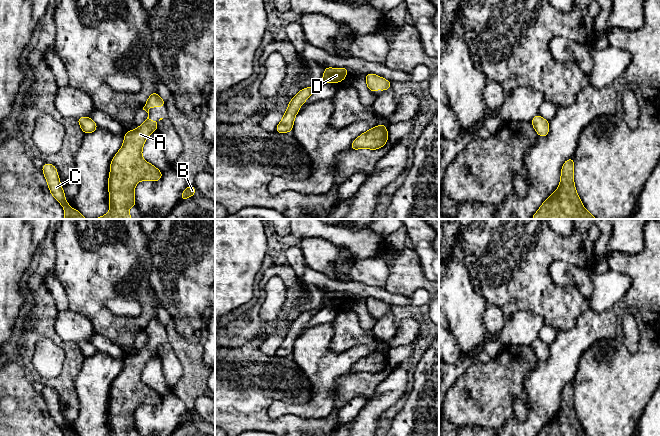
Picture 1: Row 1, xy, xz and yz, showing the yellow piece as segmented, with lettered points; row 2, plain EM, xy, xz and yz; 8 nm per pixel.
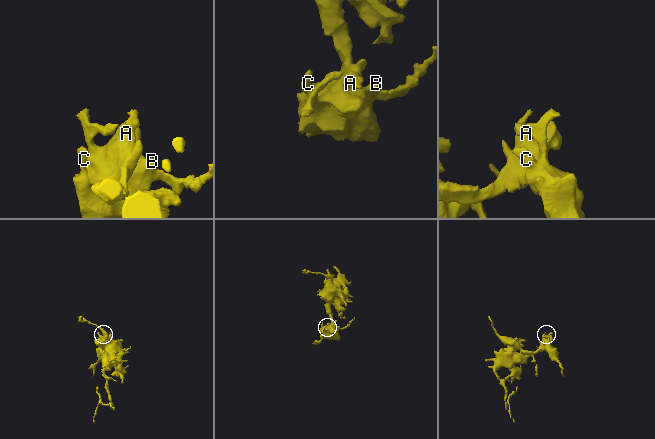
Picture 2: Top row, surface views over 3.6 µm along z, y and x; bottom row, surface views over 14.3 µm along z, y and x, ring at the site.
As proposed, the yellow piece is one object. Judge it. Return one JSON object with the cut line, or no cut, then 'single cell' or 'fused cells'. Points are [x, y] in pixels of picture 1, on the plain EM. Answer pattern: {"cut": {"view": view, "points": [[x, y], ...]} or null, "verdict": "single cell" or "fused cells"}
{"cut": null, "verdict": "single cell"}

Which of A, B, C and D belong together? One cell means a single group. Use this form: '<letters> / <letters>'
A B C D

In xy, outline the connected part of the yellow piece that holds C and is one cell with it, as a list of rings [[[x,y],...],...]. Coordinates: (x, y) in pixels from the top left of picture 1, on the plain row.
[[[45,387],[42,395],[52,420],[63,430],[64,436],[79,436],[77,433],[71,433],[69,427],[66,425],[56,391],[52,388]]]

